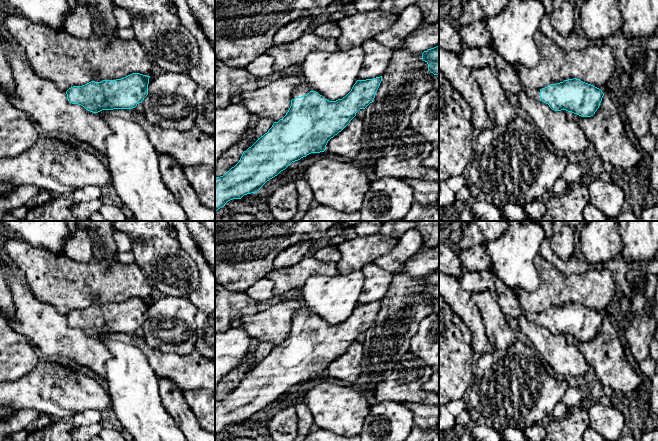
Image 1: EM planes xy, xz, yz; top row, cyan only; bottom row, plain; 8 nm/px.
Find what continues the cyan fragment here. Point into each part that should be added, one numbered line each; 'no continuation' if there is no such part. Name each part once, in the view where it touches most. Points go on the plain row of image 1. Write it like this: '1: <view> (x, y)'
1: xz (303, 312)

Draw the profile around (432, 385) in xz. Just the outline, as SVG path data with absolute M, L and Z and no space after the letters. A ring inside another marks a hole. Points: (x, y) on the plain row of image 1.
M433 372L430 379L423 385L423 390L439 395L439 372Z

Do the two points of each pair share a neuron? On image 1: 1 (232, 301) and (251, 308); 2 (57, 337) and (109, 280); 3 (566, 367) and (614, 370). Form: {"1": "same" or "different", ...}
{"1": "same", "2": "different", "3": "different"}

